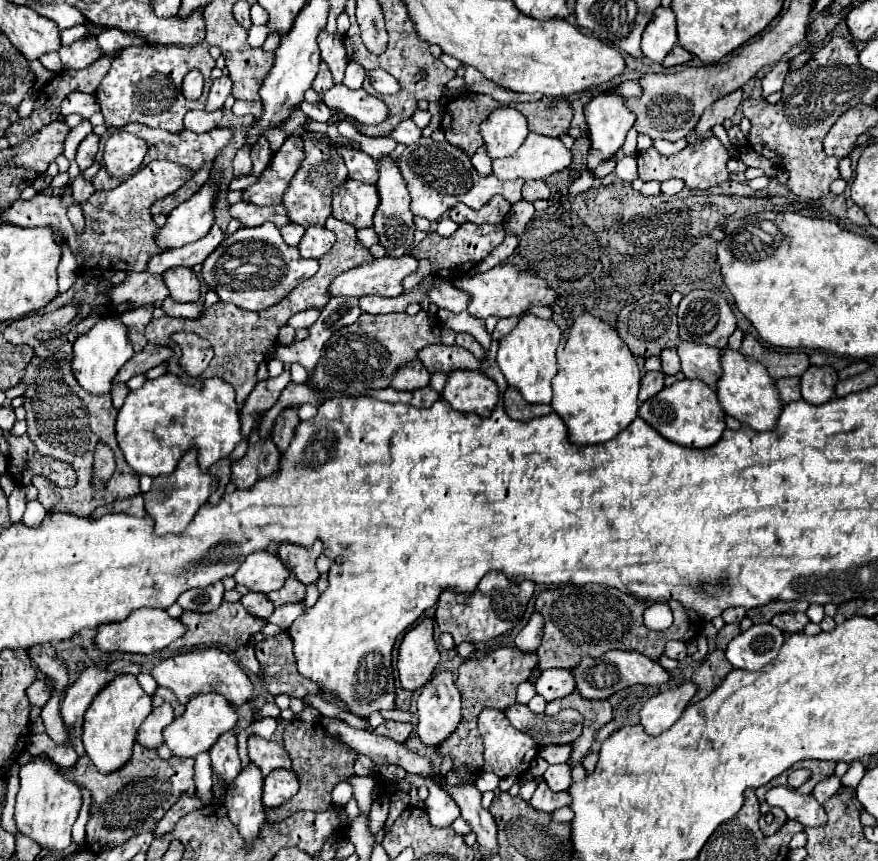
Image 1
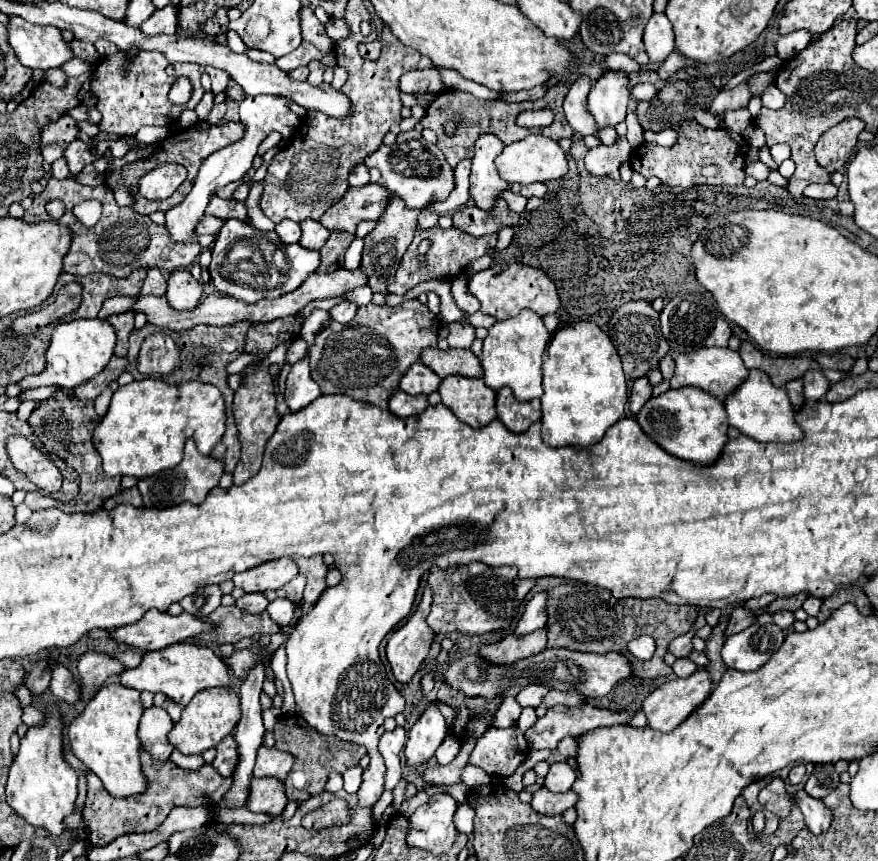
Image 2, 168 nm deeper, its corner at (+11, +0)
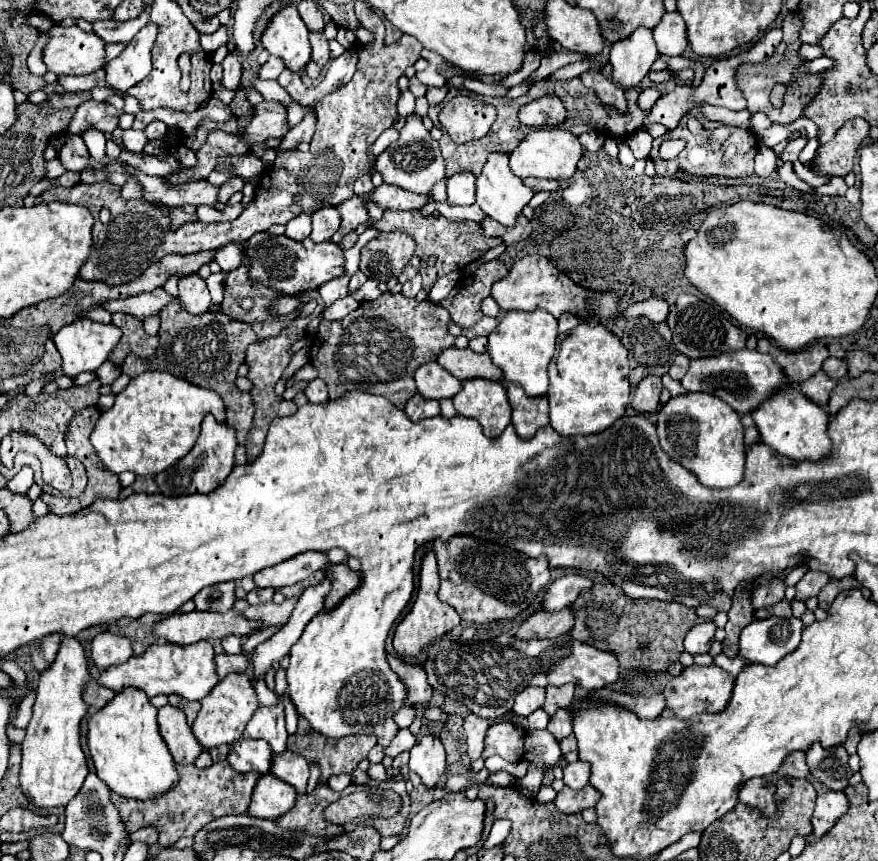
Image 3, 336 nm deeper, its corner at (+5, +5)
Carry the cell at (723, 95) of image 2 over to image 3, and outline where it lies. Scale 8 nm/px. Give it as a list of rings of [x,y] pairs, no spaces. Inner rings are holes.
[[[789,12],[787,18],[785,18],[785,22],[783,22],[783,42],[779,44],[779,48],[773,54],[773,58],[765,60],[765,62],[759,62],[759,64],[743,64],[737,70],[737,76],[735,76],[735,80],[737,80],[737,84],[739,84],[741,92],[743,92],[743,96],[747,100],[747,110],[751,110],[751,112],[765,112],[771,118],[771,122],[775,122],[775,124],[791,124],[791,122],[795,122],[799,116],[803,116],[801,110],[807,106],[807,98],[801,104],[787,104],[783,108],[775,108],[769,102],[771,88],[777,82],[783,82],[783,84],[795,84],[795,82],[799,82],[793,72],[795,72],[795,68],[799,68],[801,64],[805,64],[805,58],[799,54],[799,48],[801,48],[801,40],[799,40],[801,28],[803,28],[803,22],[801,22],[799,12]]]

